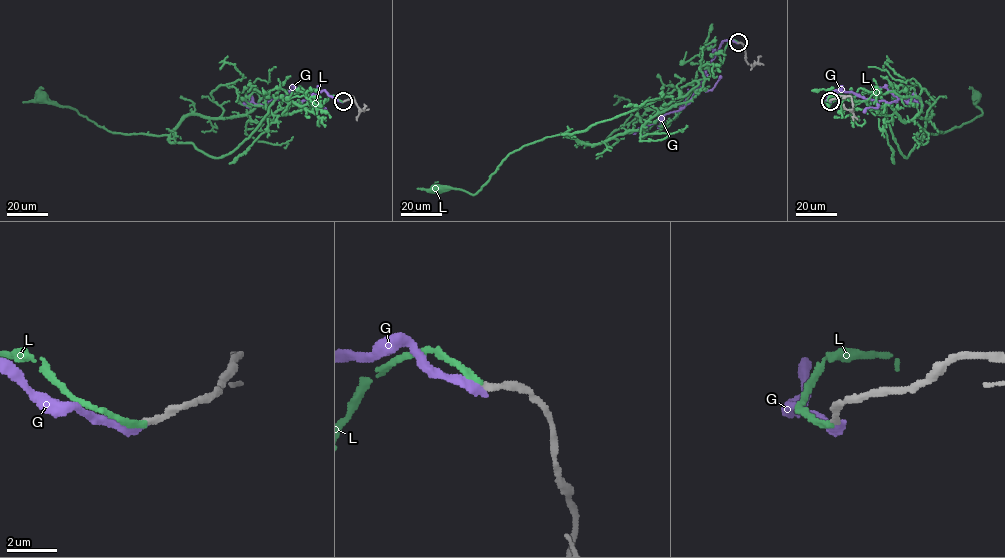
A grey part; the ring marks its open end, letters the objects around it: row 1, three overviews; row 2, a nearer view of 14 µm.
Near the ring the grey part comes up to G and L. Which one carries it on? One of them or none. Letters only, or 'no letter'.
L

